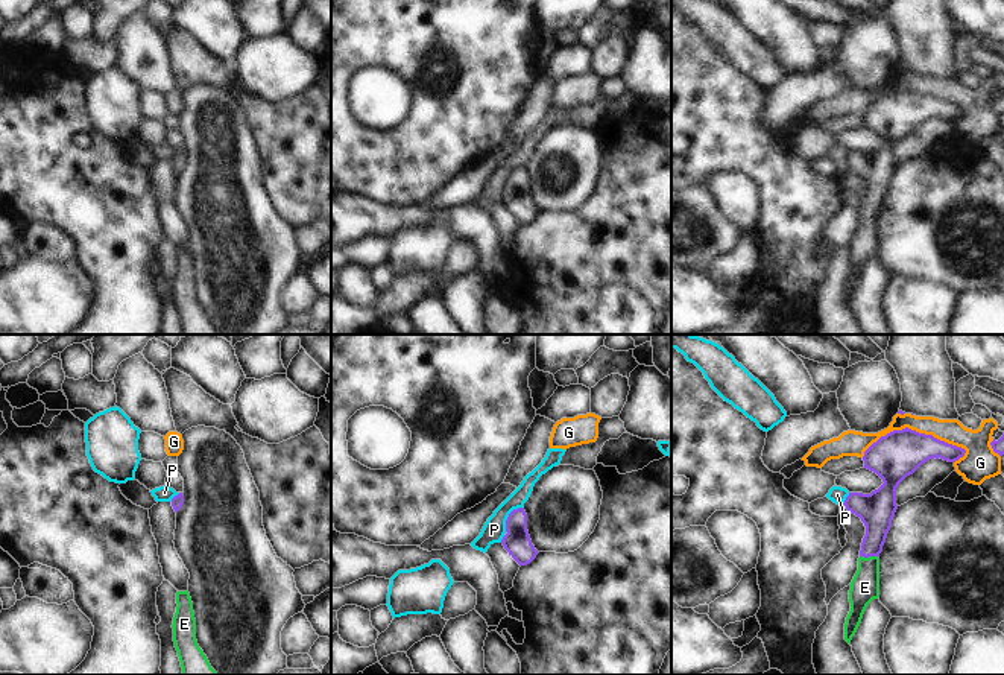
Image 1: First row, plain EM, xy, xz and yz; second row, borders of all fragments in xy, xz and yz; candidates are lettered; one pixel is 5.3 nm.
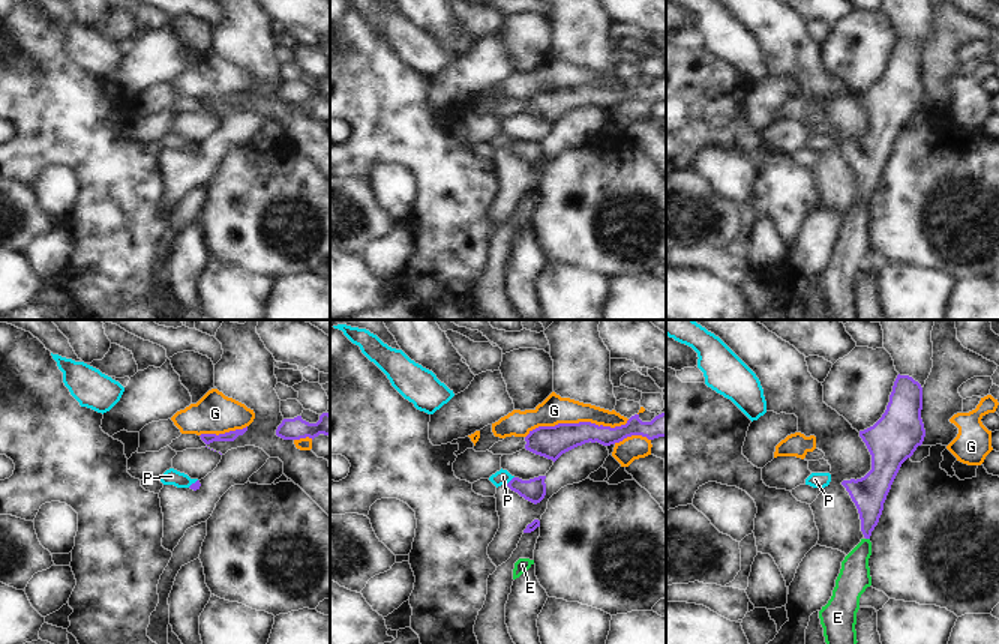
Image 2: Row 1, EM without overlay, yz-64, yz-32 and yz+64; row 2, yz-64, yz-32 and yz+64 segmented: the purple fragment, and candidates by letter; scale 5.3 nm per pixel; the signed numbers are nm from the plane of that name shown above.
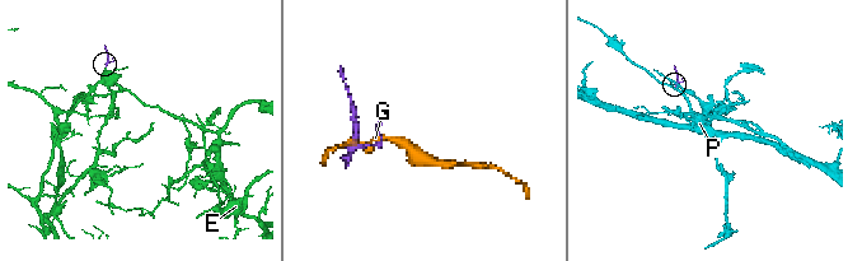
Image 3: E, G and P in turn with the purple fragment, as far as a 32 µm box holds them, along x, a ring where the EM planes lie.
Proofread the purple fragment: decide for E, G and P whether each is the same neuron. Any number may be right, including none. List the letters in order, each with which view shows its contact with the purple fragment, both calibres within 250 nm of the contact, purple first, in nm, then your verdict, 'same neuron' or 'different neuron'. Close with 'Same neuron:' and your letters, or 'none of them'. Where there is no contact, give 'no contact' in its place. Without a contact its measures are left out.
E: meets purple in yz; 190 nm thick on the purple side, 160 nm on the other; same neuron
G: meets purple in yz; 240 nm thick on the purple side, 130 nm on the other; different neuron
P: meets purple in xz; 150 nm thick on the purple side, 120 nm on the other; different neuron
Same neuron: E

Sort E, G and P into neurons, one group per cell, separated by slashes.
E / G / P

